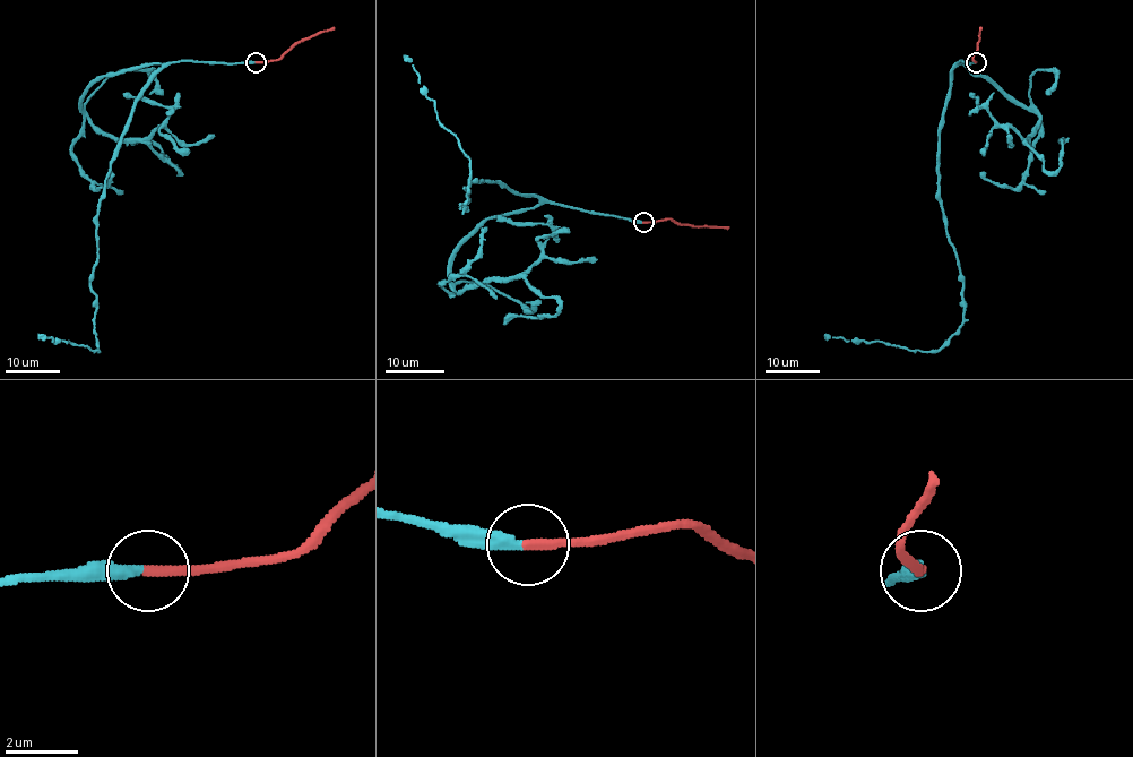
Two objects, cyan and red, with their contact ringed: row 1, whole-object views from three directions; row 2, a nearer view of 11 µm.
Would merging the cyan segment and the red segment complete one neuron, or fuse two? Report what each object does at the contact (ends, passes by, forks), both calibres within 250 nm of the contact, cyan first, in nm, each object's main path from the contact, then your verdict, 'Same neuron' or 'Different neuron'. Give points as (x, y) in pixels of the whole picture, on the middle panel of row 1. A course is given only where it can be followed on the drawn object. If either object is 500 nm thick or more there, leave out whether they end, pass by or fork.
At the ring cyan ends. At the ring red ends. Thickness 340 nm (cyan) against 260 nm. Course of cyan: (642, 222), (544, 203), (501, 181), (470, 185), (460, 208), (466, 208), (469, 161), (404, 54). Course of red: (643, 222), (668, 218), (693, 226), (728, 228). Same neuron

